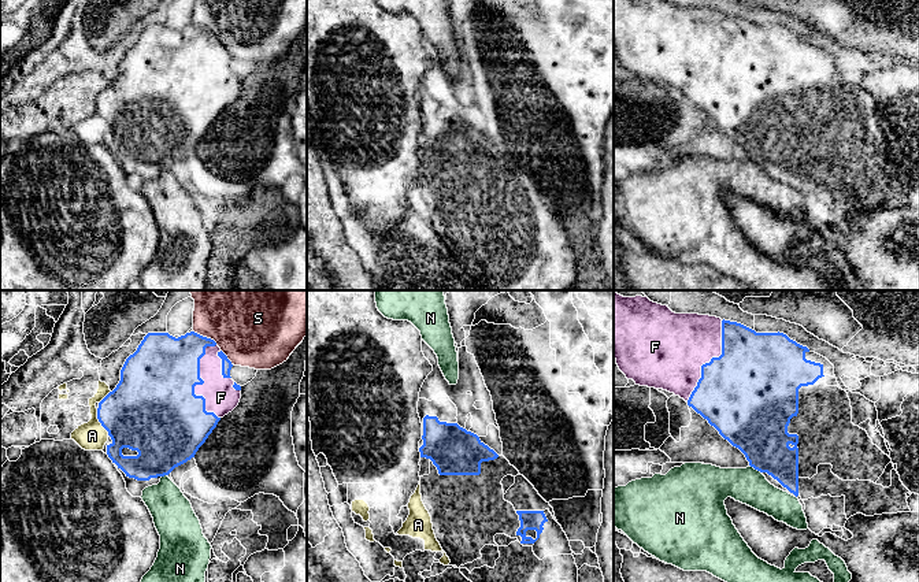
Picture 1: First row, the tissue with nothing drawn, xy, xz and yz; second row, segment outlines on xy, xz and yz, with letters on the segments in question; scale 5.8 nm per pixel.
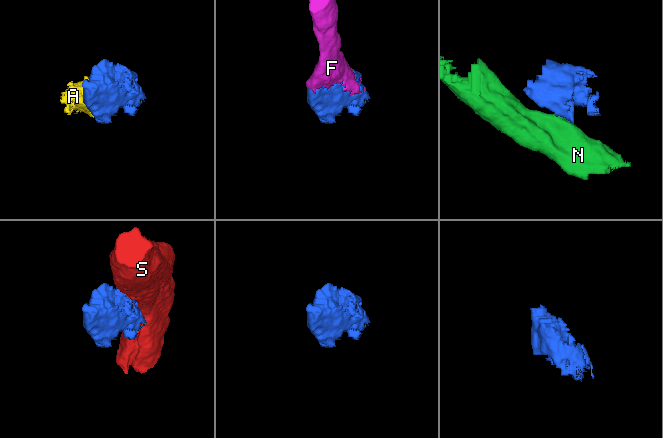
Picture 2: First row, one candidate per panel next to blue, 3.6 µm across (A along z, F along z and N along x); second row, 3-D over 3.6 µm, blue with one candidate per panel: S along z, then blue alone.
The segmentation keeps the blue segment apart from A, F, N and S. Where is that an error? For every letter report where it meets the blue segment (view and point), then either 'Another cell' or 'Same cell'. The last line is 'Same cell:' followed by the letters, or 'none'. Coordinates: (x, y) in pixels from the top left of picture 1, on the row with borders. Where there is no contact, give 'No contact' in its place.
A: Touches blue at xy (99, 421). Another cell
F: Touches blue at xy (200, 384). Same cell
N: Touches blue at yz (756, 469). Another cell
S: Touches blue at xy (206, 337). Another cell
Same cell: F

